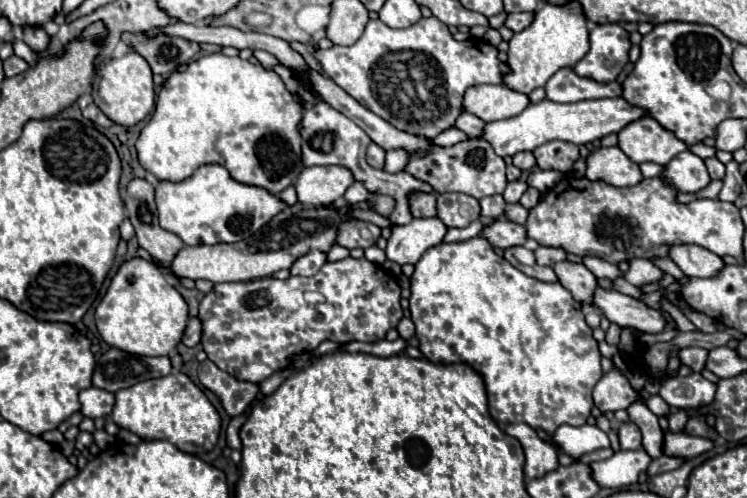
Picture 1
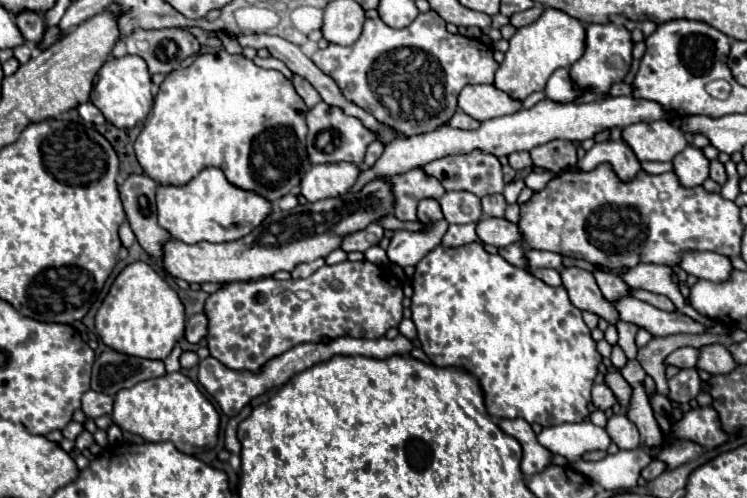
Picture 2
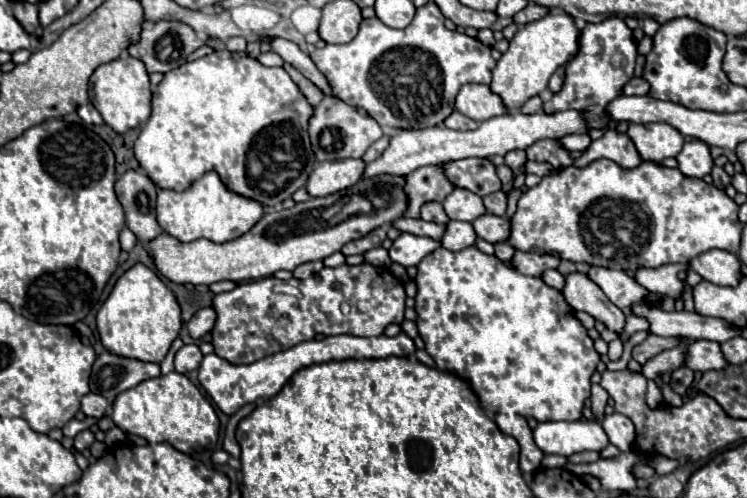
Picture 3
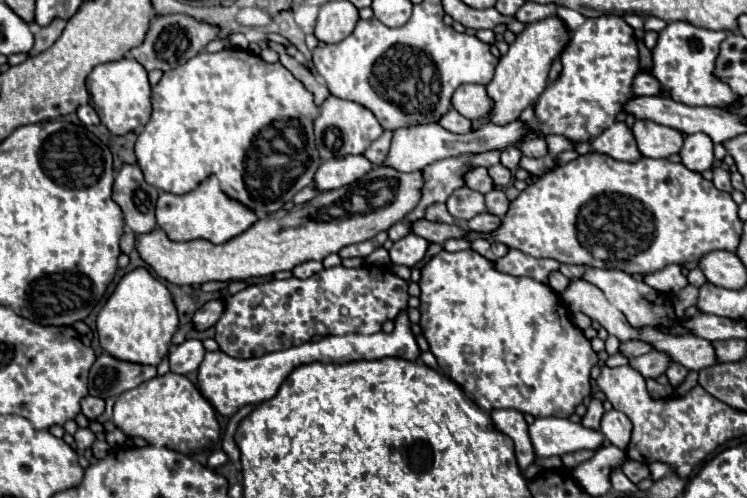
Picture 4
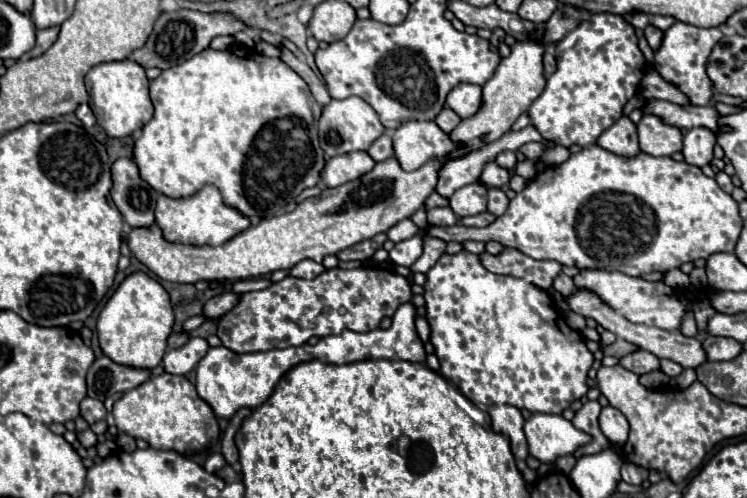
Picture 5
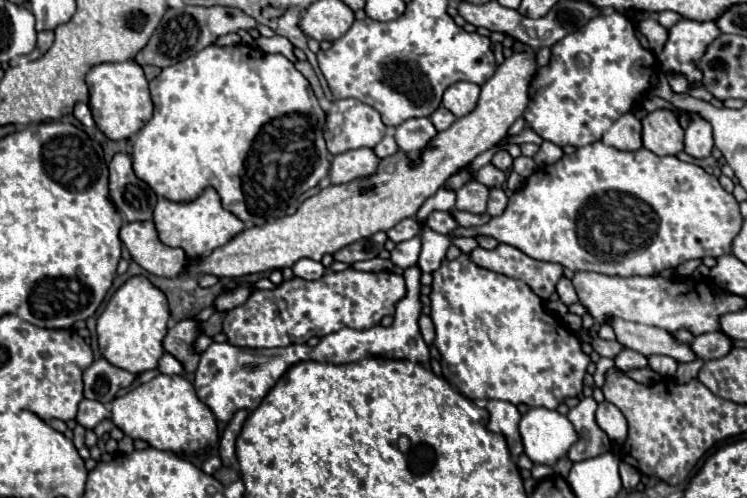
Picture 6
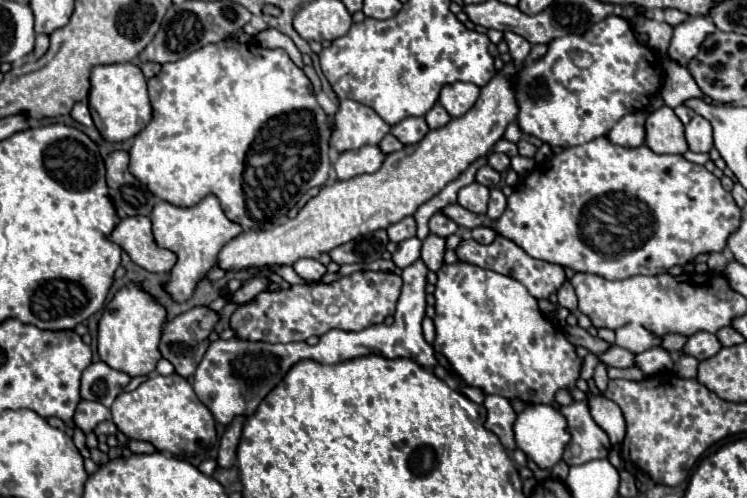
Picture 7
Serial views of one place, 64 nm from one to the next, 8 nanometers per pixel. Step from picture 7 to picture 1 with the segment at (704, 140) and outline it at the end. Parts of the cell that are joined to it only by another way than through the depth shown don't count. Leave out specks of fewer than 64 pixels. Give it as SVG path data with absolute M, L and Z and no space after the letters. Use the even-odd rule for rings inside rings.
M682 152L680 156L672 158L666 166L664 172L660 174L660 180L664 184L670 184L676 188L676 192L700 192L710 184L710 176L706 172L704 160L694 156L692 152Z

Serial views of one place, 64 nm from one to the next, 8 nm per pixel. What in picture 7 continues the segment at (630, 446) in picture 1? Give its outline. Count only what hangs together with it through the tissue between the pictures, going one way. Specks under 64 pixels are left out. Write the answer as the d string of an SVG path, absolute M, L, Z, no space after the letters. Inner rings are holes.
M590 396L590 414L594 422L608 434L612 446L622 444L626 436L626 422L618 404L604 396Z

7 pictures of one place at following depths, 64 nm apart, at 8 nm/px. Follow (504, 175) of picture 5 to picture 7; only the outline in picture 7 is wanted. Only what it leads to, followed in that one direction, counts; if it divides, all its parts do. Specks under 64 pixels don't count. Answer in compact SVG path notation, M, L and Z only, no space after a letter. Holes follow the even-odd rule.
M482 166L482 168L476 172L476 182L478 182L478 184L484 184L484 186L488 186L488 188L500 184L500 180L502 180L500 174L498 174L494 168L490 168L490 166Z

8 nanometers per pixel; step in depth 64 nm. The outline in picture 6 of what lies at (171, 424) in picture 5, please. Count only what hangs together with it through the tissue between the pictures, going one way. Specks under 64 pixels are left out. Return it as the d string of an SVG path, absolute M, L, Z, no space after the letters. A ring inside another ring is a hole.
M158 374L146 384L130 390L112 402L114 424L130 438L146 440L156 450L168 450L178 456L198 454L218 444L218 426L212 410L200 402L194 386L184 376Z

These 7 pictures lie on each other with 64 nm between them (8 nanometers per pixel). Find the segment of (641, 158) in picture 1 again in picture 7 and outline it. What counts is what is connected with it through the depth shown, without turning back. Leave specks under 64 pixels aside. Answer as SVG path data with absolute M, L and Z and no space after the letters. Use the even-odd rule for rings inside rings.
M662 106L646 118L646 146L656 154L684 154L688 150L684 124L672 108Z

